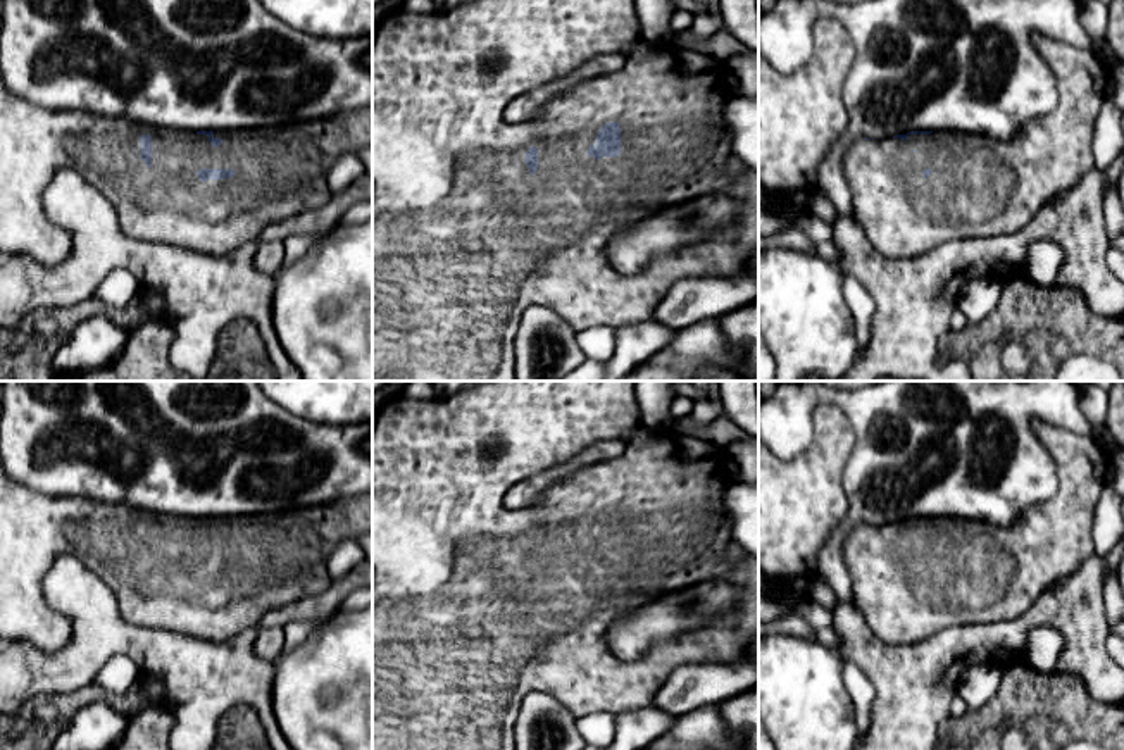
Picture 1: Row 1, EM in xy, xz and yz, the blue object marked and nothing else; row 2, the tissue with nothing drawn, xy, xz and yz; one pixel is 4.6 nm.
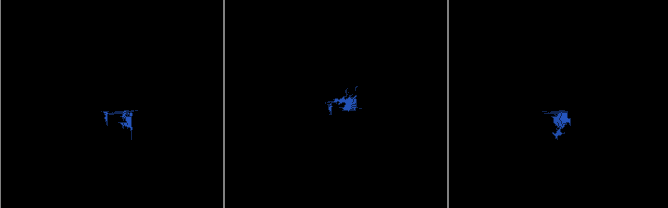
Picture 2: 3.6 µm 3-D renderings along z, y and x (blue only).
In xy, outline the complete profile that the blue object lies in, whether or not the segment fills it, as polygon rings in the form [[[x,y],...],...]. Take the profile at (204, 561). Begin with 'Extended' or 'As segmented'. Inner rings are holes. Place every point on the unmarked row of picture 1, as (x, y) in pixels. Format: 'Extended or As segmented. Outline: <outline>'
Extended. Outline: [[[0,459],[0,640],[22,643],[43,653],[55,653],[69,645],[71,621],[50,609],[41,581],[59,557],[74,555],[112,588],[126,622],[226,641],[248,628],[257,628],[269,610],[322,593],[333,581],[328,574],[331,552],[343,540],[357,540],[369,533],[372,493],[269,514],[188,519],[90,498],[52,497],[16,483]]]

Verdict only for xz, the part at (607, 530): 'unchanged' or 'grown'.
grown

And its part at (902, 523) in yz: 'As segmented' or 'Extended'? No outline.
Extended

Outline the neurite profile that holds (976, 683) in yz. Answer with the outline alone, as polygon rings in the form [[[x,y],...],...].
[[[1003,662],[972,664],[960,671],[955,686],[965,709],[977,710],[986,705],[1000,686]]]

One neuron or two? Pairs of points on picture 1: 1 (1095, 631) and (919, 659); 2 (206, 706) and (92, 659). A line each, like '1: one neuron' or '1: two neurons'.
1: one neuron
2: one neuron

